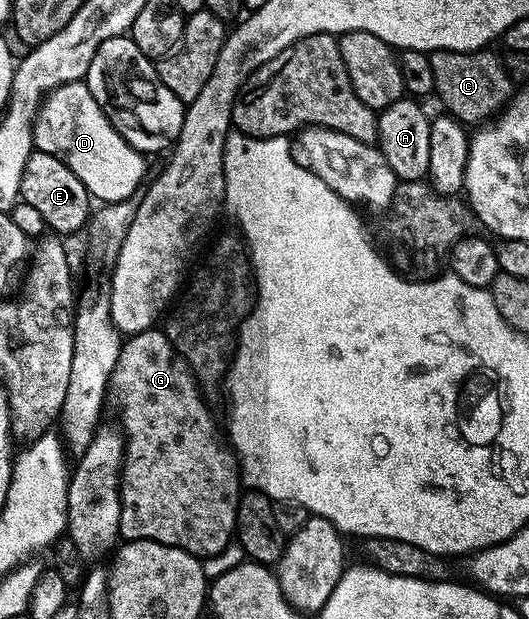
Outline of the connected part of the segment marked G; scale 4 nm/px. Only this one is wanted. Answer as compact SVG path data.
M161 328L145 329L139 333L131 333L122 342L119 351L119 359L116 361L115 370L112 371L109 381L109 396L118 404L118 413L122 416L121 432L124 434L126 456L122 459L122 472L120 474L120 488L122 491L122 510L120 511L119 538L123 542L128 541L155 541L161 545L171 545L177 549L188 551L193 557L207 559L222 553L229 547L230 541L236 537L236 515L238 514L238 499L240 496L240 470L235 454L229 448L221 449L218 446L218 433L214 430L214 421L210 418L209 409L202 403L202 397L198 394L199 386L196 378L190 372L184 358L179 357L178 352L172 347L172 343L166 337Z

